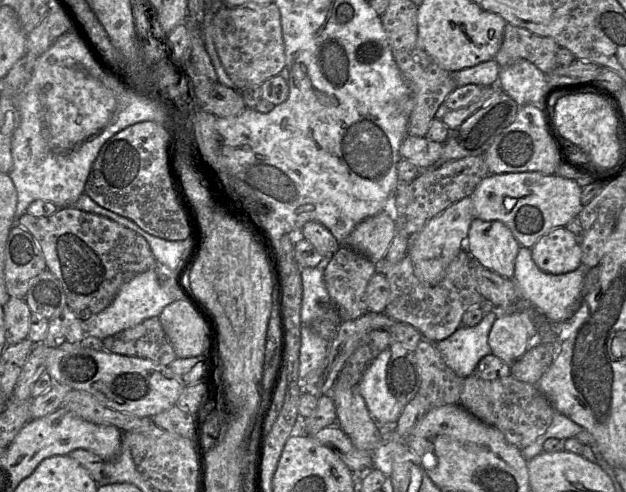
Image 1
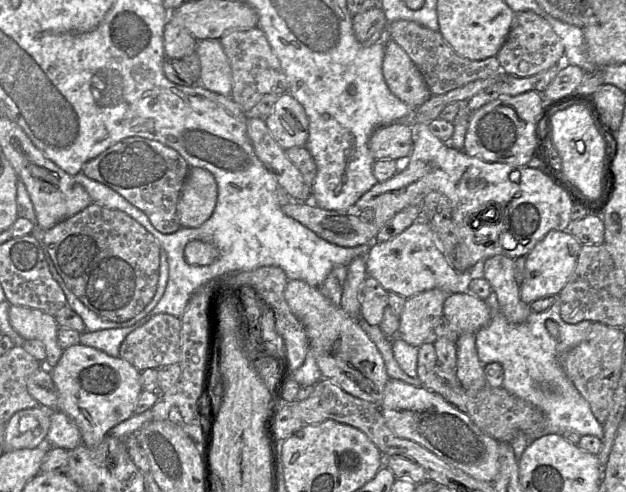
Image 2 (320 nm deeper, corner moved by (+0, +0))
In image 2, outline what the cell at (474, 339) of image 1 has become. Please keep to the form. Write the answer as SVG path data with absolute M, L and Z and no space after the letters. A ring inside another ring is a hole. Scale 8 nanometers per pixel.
M492 291L485 300L490 312L489 323L475 333L476 349L480 361L486 365L492 362L503 367L503 387L511 394L526 400L539 408L546 417L542 431L519 432L511 441L516 459L519 462L525 449L537 438L546 434L562 434L570 430L582 435L592 435L602 440L603 425L593 415L587 400L567 378L559 364L562 354L581 343L590 333L592 322L581 321L576 324L561 318L561 305L557 299L547 310L534 312L519 324L509 322L500 310L497 294ZM547 320L555 321L560 327L558 338L547 330Z

